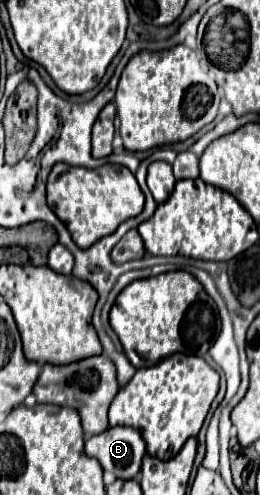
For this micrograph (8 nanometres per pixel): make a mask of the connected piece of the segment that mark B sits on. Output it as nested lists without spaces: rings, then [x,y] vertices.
[[[109,427],[85,441],[85,453],[95,457],[103,471],[115,473],[117,479],[135,479],[141,471],[145,441],[133,427]]]

